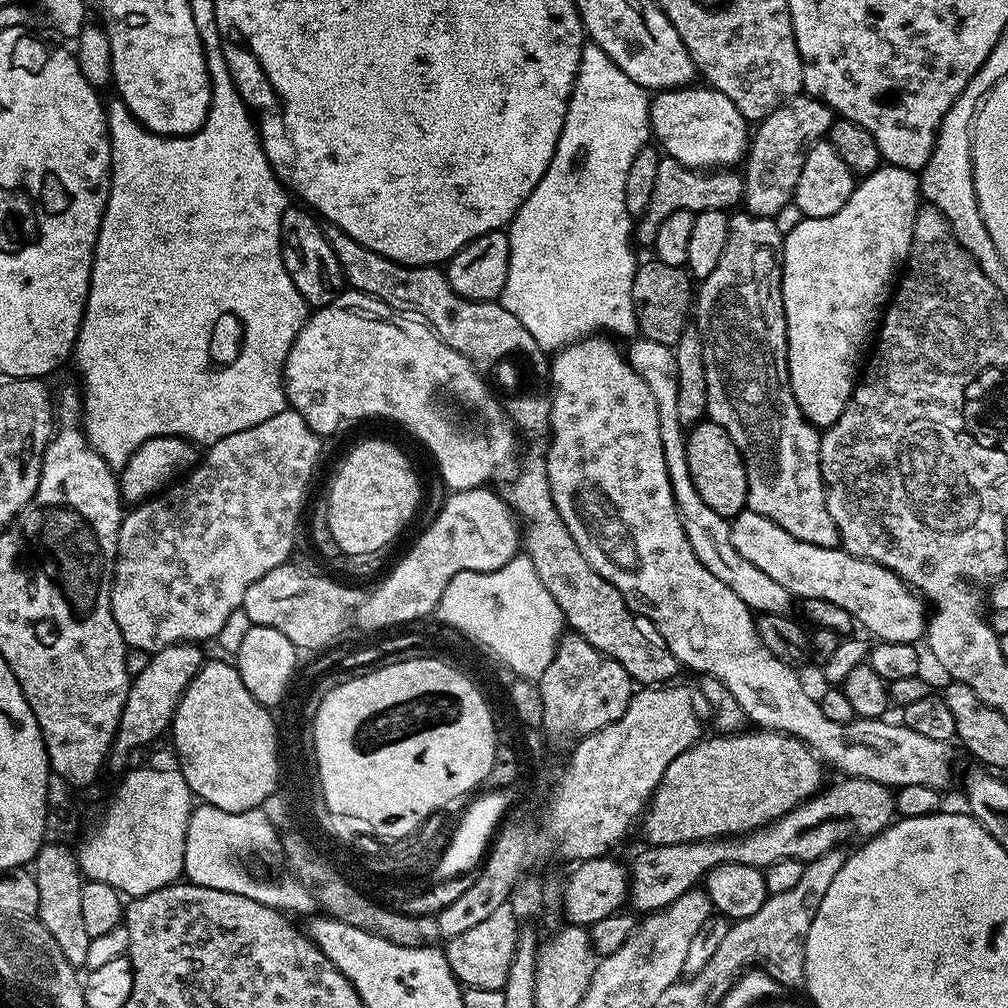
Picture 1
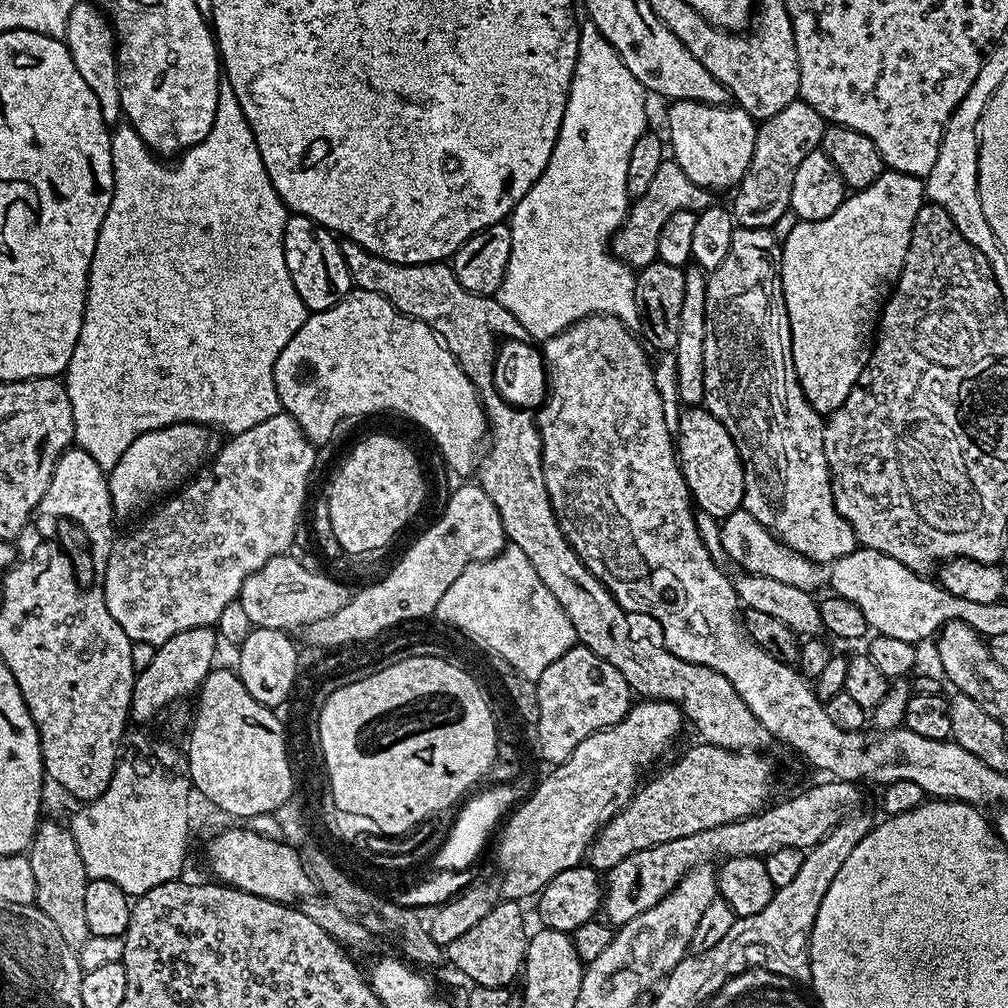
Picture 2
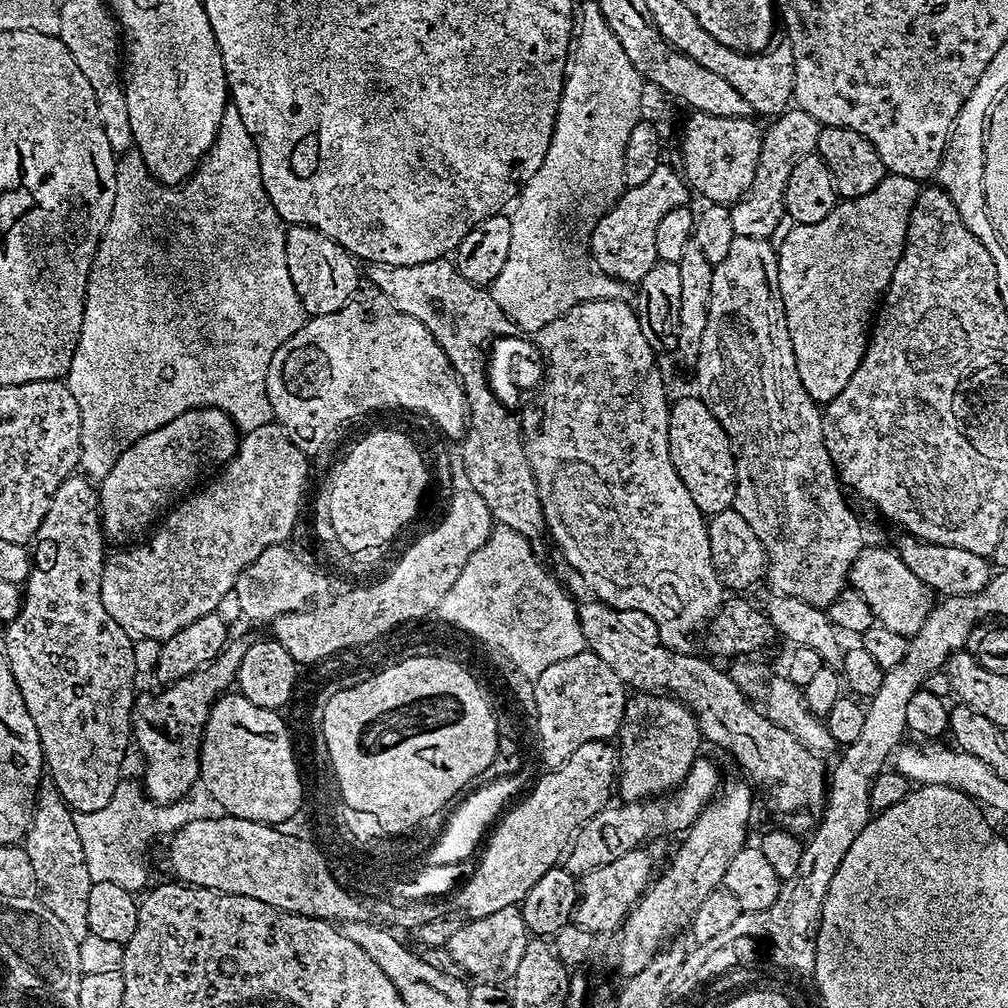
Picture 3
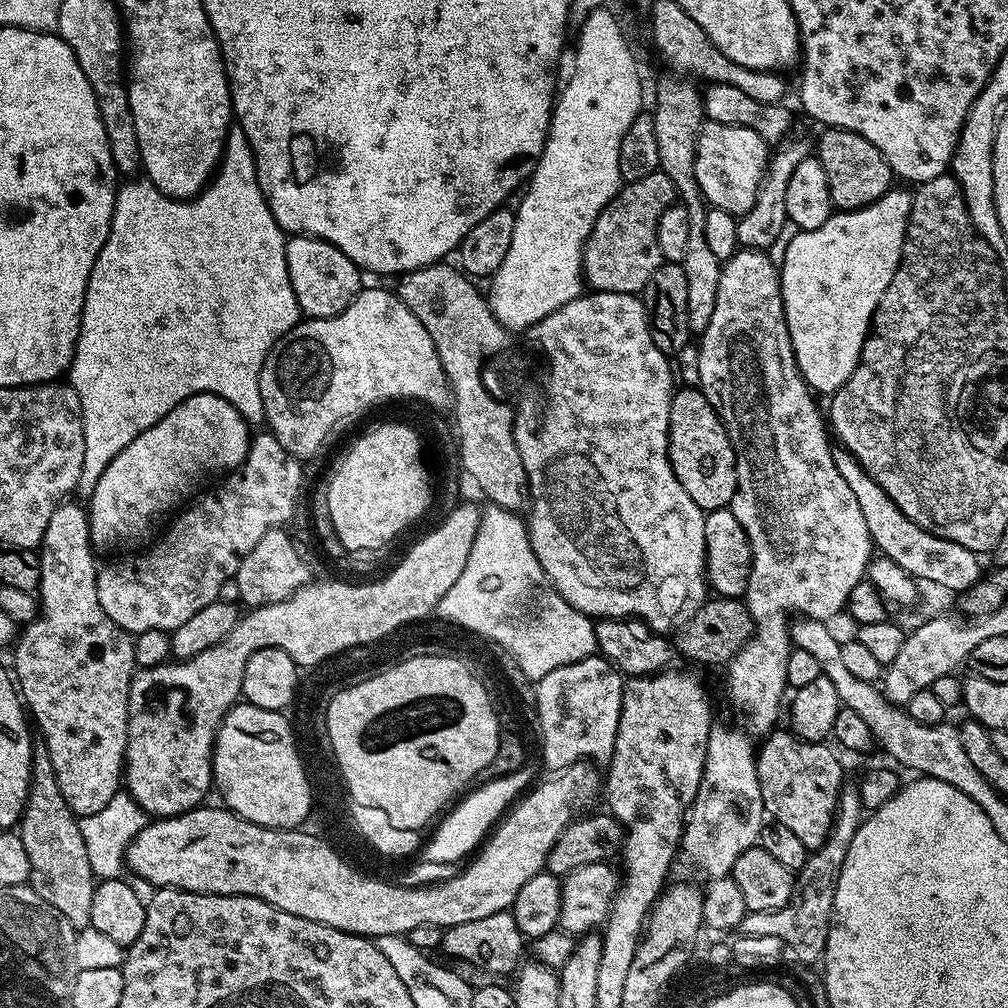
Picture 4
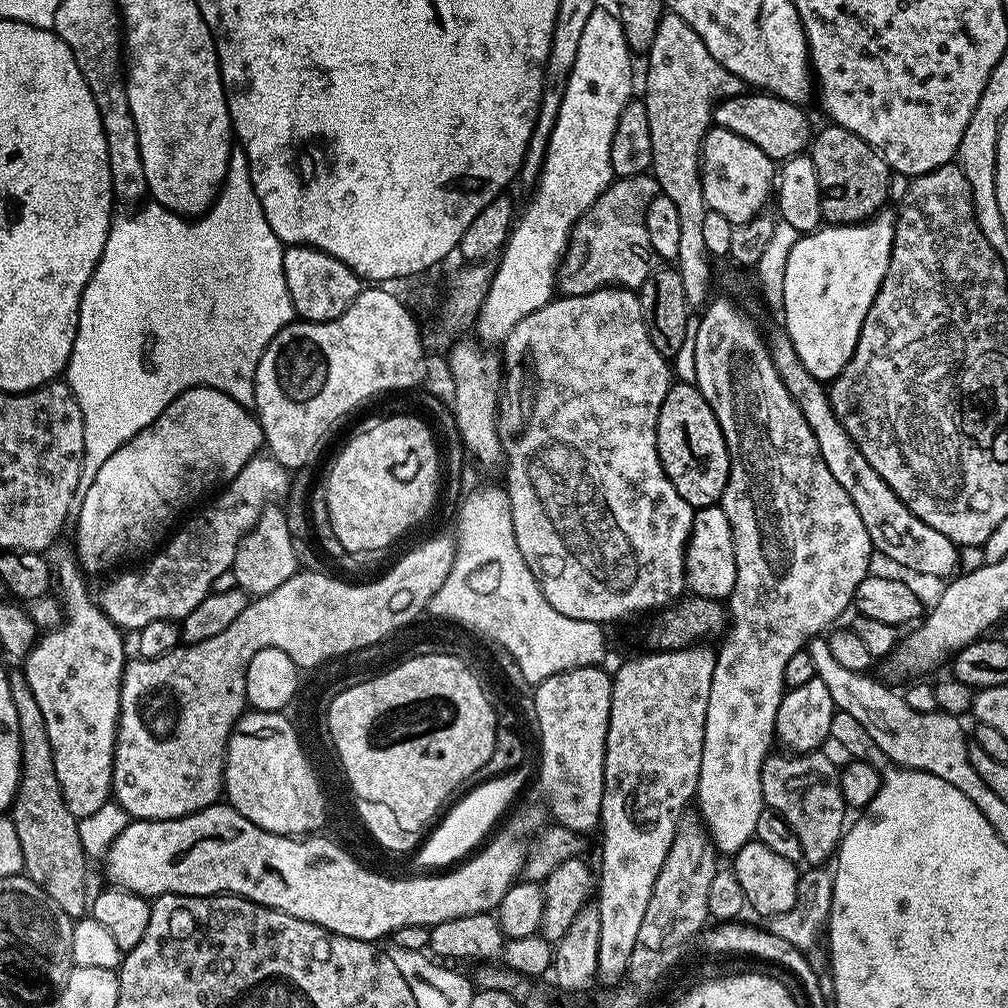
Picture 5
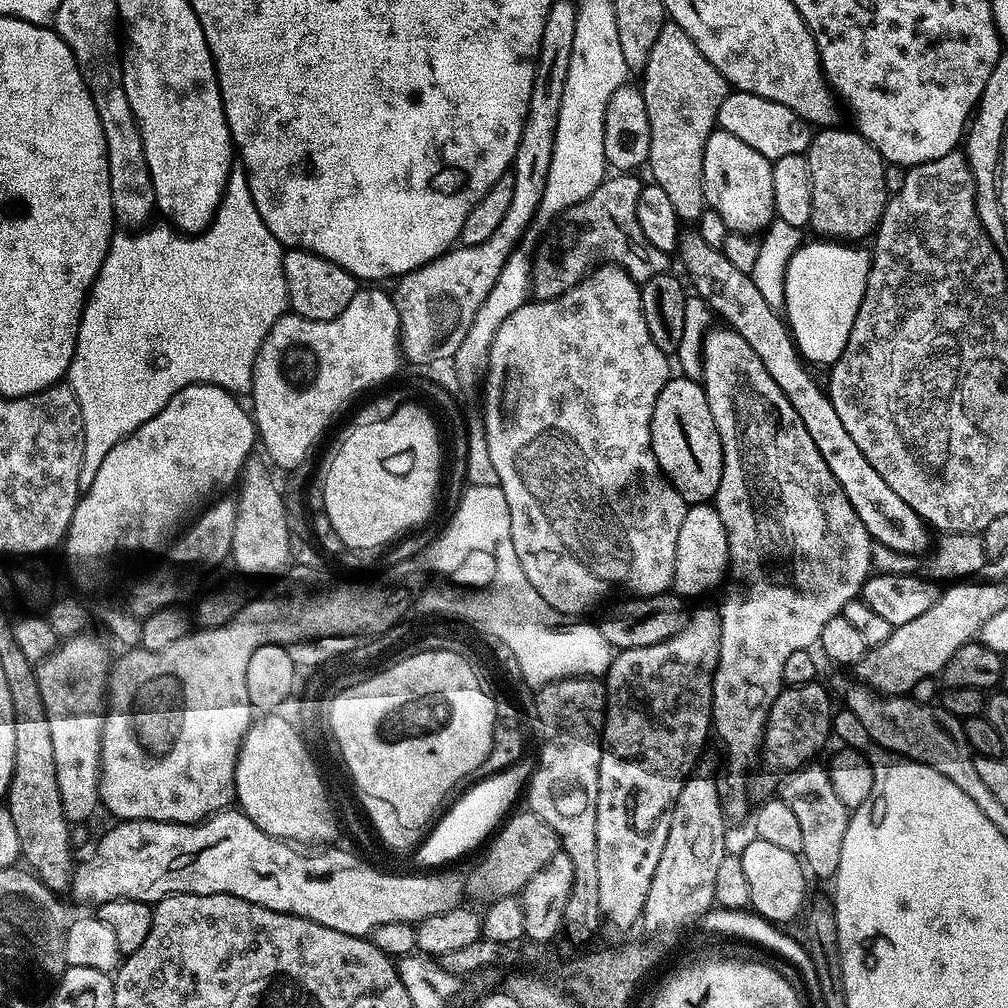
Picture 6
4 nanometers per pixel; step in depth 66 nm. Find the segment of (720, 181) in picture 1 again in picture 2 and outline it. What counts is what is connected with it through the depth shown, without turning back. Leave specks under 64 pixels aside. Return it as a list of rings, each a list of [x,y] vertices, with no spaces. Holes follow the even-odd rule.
[[[665,158],[662,166],[658,166],[650,186],[646,186],[646,194],[631,201],[627,216],[611,238],[610,251],[616,259],[633,270],[650,266],[658,258],[658,234],[662,234],[666,218],[670,218],[670,214],[678,214],[678,210],[698,213],[712,207],[713,203],[713,193],[690,182],[690,178],[682,174],[682,166],[678,166],[671,158]]]

